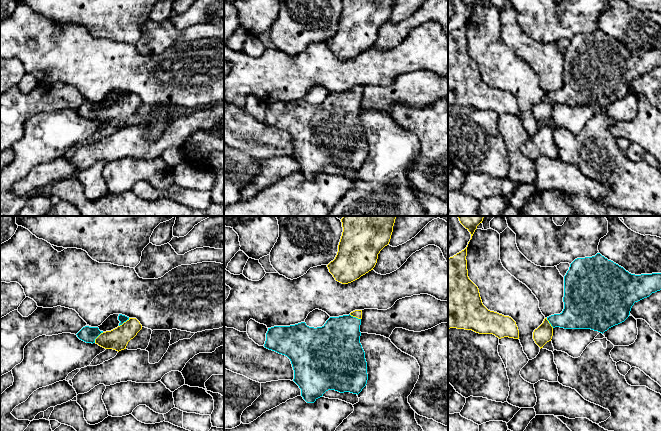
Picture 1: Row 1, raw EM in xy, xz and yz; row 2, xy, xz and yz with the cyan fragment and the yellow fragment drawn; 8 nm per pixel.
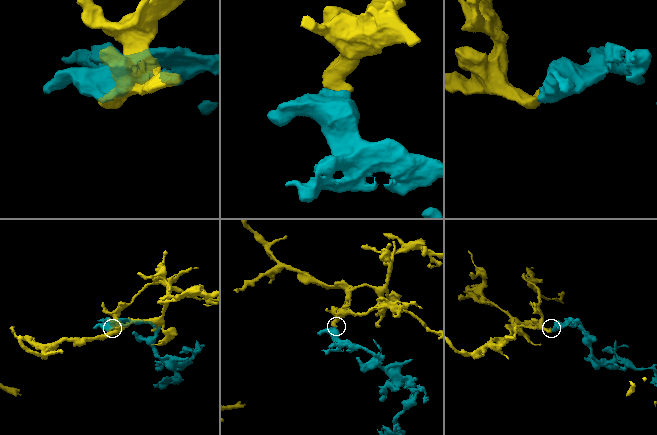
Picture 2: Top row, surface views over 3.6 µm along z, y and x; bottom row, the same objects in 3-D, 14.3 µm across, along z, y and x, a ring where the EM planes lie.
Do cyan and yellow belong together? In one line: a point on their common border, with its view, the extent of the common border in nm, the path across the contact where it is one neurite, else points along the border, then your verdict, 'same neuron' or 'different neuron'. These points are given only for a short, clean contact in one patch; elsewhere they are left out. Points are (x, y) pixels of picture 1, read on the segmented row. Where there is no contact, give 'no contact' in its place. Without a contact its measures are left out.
meets cyan in xy at (97, 336); contact 120 nm long; runs through xy (87, 334), (97, 336), (103, 339), (117, 339); same neuron

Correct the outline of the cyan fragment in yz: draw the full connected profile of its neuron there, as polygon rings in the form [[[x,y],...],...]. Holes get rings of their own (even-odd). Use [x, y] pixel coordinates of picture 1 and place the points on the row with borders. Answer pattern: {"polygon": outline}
{"polygon": [[[600,253],[592,257],[577,258],[570,264],[569,270],[564,276],[563,311],[560,314],[554,314],[545,318],[543,323],[534,330],[533,339],[541,349],[547,342],[551,341],[555,327],[564,329],[591,329],[603,334],[609,328],[624,322],[629,317],[635,302],[647,298],[652,293],[660,290],[661,273],[631,274]]]}

